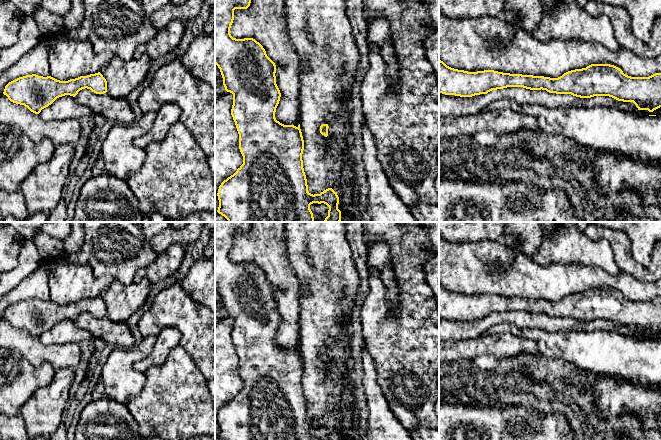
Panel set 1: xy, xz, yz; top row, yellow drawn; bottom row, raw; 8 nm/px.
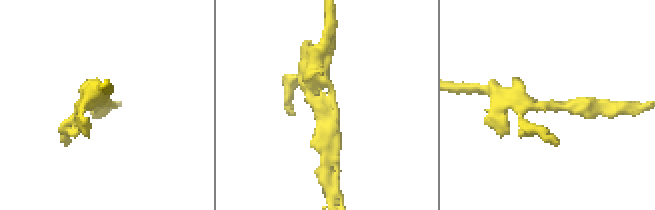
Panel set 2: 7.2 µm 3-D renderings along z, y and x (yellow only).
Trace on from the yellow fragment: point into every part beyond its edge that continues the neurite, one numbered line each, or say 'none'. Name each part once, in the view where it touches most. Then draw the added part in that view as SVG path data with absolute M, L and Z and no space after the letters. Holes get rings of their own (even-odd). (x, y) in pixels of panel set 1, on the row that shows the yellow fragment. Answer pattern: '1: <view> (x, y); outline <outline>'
none

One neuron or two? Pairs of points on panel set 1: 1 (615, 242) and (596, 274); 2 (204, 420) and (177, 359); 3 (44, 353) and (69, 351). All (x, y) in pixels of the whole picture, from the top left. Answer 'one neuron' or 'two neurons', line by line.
1: two neurons
2: one neuron
3: one neuron

